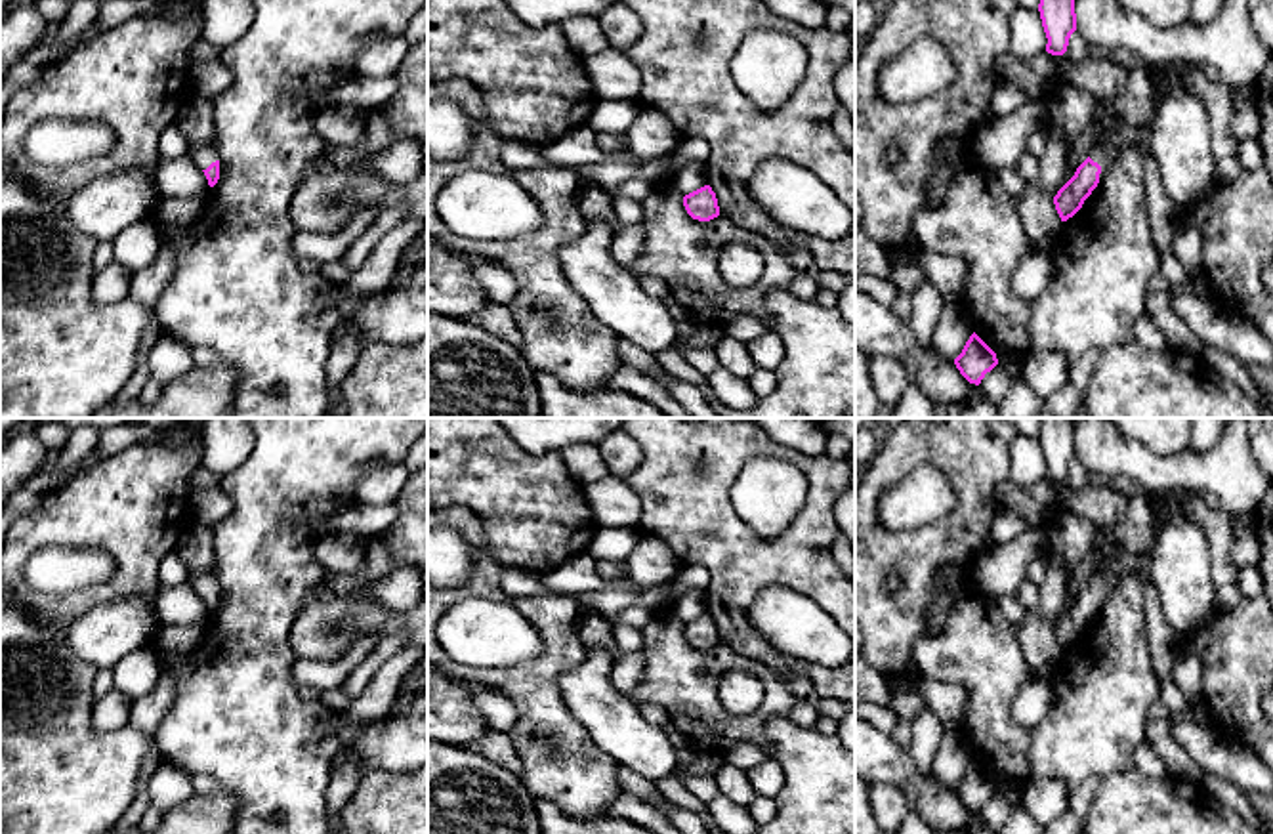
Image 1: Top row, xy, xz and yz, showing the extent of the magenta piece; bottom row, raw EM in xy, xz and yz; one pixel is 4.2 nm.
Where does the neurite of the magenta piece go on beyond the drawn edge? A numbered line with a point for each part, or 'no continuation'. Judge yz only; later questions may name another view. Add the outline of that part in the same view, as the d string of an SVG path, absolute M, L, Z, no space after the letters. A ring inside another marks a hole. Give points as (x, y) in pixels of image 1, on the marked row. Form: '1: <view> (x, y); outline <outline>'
1: yz (1121, 134); outline M1118 122L1113 130L1111 130L1111 149L1099 149L1096 147L1090 153L1090 158L1094 162L1097 162L1101 168L1107 166L1111 162L1111 158L1120 153L1128 143L1136 143L1139 145L1139 132L1137 128L1126 126L1122 122Z

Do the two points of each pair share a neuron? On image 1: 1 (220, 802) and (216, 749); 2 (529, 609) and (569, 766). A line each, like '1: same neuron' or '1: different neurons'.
1: different neurons
2: same neuron

